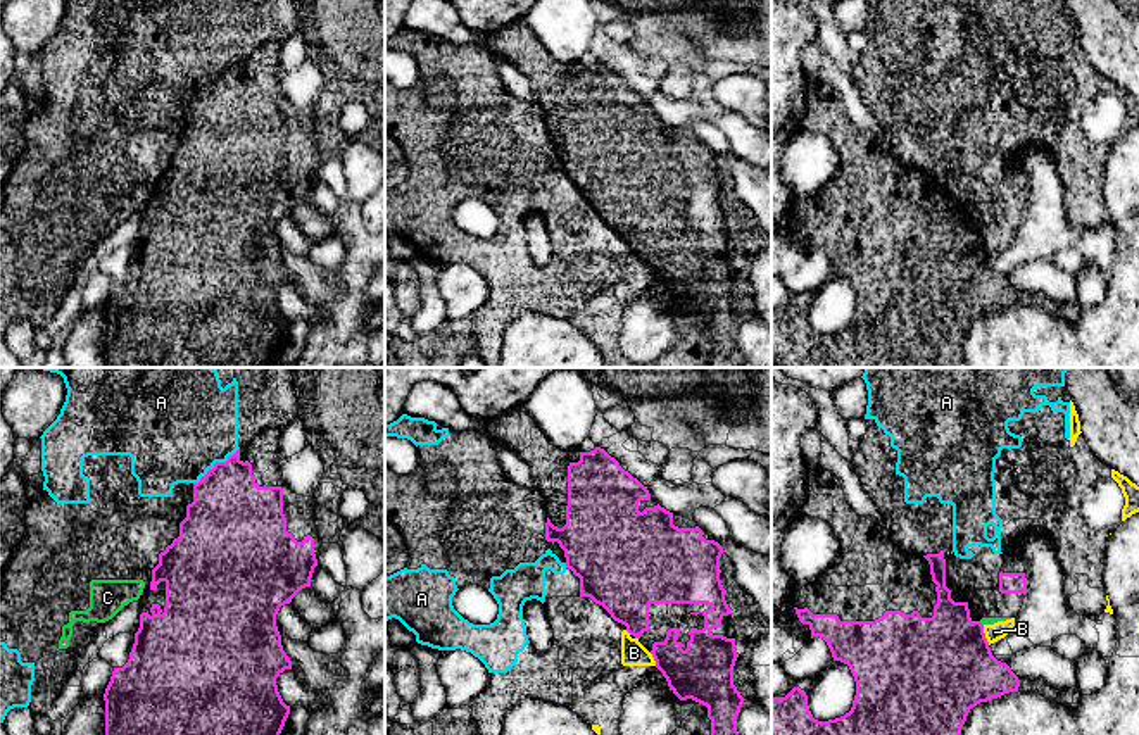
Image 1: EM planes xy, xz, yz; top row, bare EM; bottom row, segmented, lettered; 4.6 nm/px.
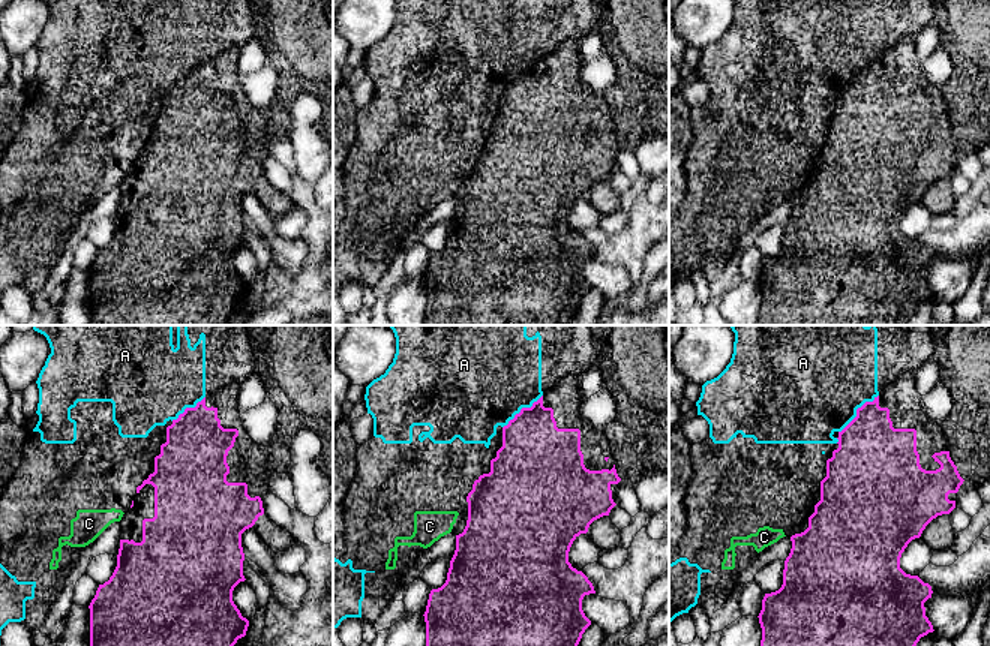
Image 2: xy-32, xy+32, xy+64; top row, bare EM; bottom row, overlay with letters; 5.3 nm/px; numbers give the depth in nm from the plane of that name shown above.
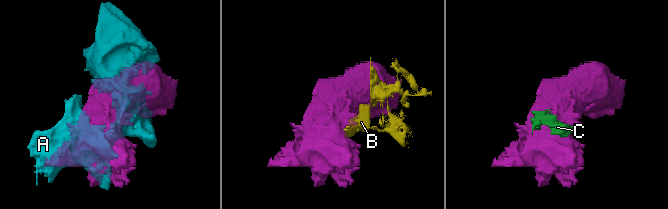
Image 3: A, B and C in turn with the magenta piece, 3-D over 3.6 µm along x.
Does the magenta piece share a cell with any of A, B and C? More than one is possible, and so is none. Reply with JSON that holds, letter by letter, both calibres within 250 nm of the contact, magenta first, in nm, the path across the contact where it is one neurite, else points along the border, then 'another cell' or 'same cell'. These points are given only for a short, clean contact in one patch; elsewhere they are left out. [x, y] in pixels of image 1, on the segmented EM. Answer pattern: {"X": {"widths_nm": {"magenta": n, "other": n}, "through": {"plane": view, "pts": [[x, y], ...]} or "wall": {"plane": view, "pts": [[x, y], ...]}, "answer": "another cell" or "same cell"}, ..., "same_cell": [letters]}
{"A": {"widths_nm": {"magenta": 380, "other": 500}, "answer": "another cell"}, "B": {"widths_nm": {"magenta": 480, "other": 80}, "answer": "another cell"}, "C": {"widths_nm": {"magenta": 440, "other": 30}, "answer": "another cell"}, "same_cell": []}

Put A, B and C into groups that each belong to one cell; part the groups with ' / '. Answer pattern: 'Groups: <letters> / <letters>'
Groups: A B C

